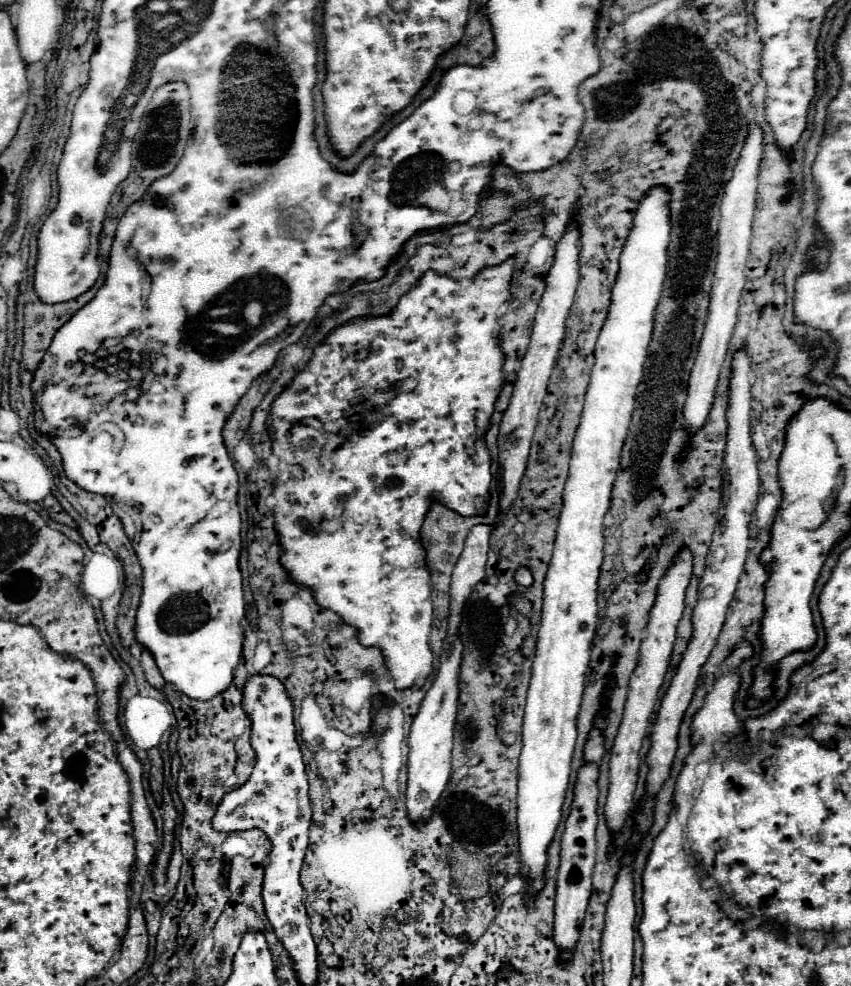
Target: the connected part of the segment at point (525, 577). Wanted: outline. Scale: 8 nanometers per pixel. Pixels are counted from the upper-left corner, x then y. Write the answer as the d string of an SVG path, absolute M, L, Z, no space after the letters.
M520 566L516 572L514 572L514 580L516 580L516 584L518 586L522 586L522 588L530 588L532 586L532 572L530 572L530 568L526 568L526 566Z

